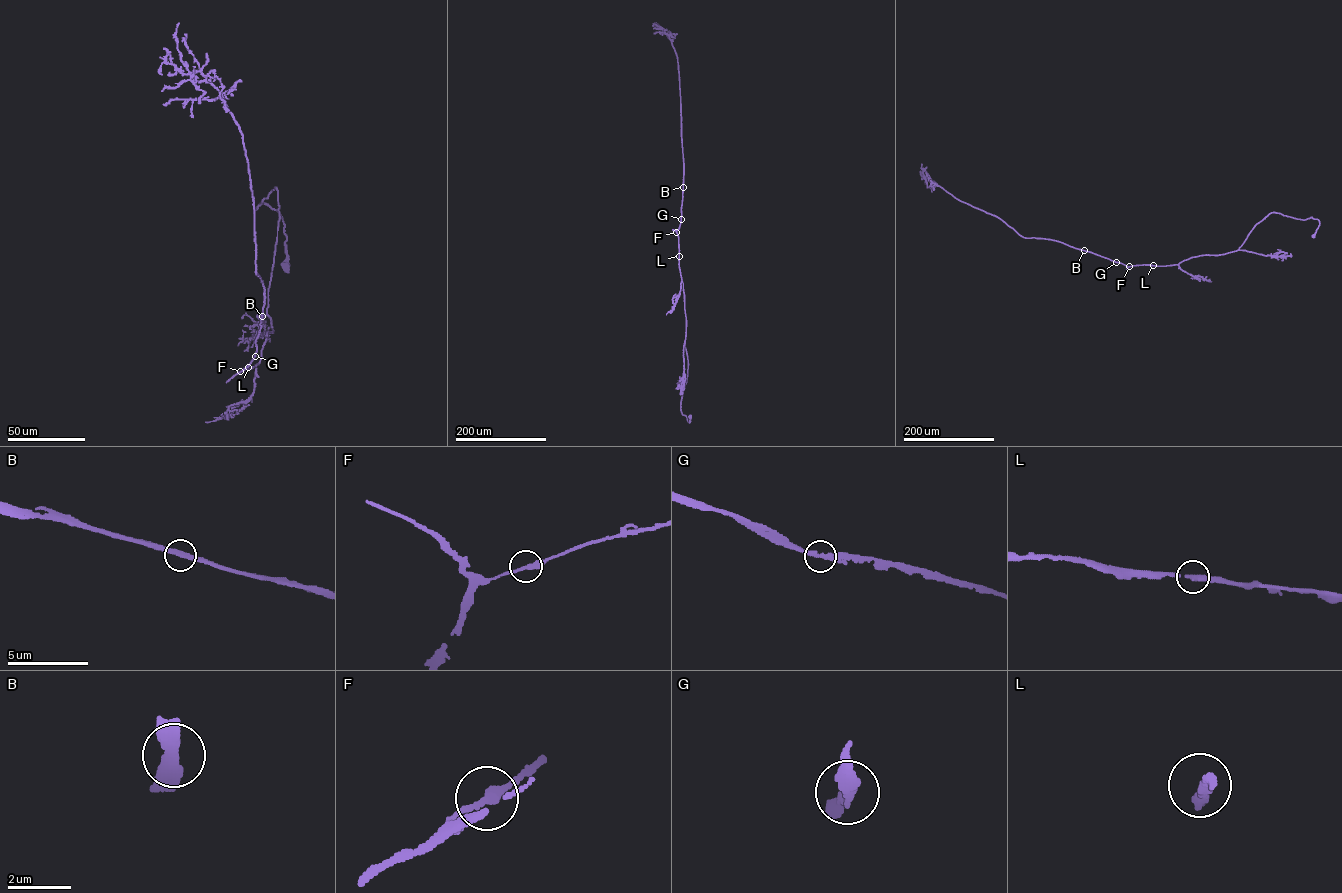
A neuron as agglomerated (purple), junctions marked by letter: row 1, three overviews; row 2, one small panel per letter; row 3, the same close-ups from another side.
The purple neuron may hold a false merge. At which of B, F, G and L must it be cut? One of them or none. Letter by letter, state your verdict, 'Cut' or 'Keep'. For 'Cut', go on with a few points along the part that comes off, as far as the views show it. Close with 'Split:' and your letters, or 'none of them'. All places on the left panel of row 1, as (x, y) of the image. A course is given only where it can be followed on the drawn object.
B: Keep
F: Keep
G: Keep
L: Keep
Split: none of them

